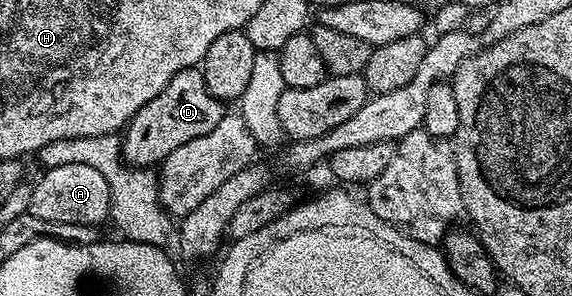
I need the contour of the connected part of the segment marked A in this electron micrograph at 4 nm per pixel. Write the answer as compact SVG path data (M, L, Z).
M64 163L43 172L38 182L33 182L30 191L30 212L36 219L44 219L48 223L80 223L81 225L103 224L110 216L110 188L108 179L96 171L96 167L88 167L88 163Z

